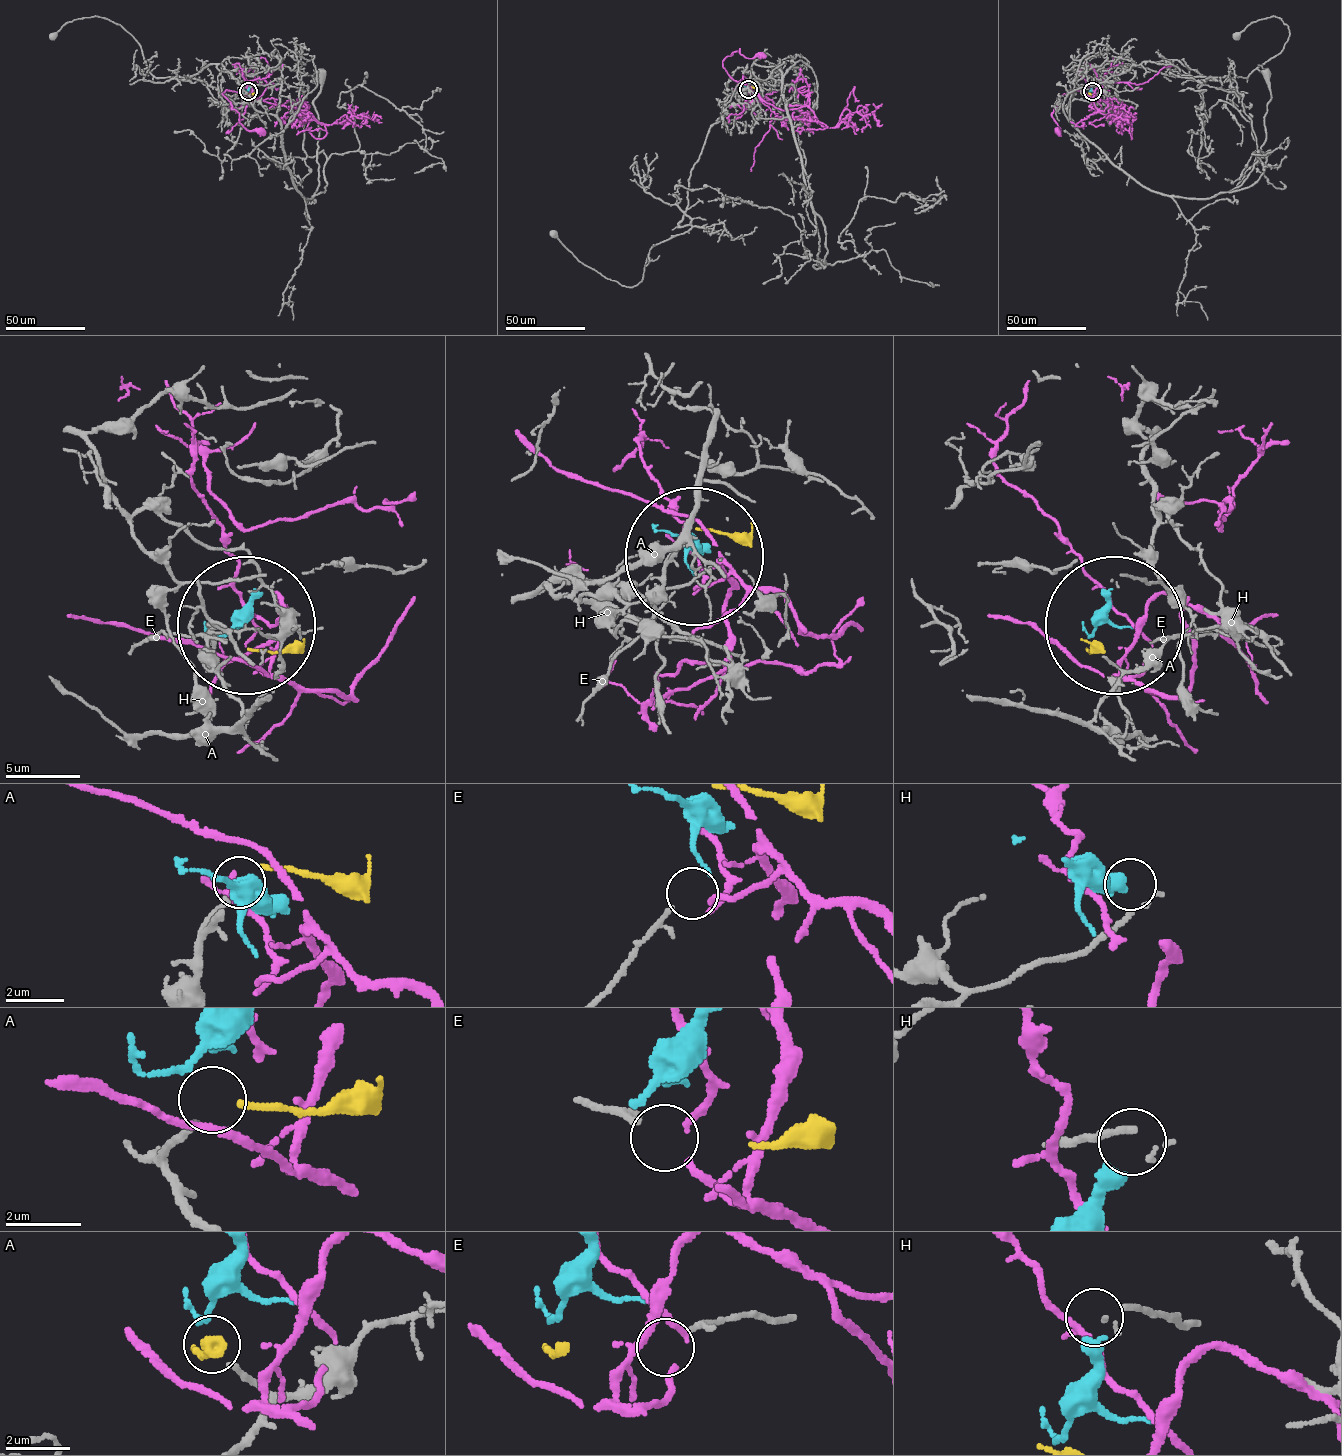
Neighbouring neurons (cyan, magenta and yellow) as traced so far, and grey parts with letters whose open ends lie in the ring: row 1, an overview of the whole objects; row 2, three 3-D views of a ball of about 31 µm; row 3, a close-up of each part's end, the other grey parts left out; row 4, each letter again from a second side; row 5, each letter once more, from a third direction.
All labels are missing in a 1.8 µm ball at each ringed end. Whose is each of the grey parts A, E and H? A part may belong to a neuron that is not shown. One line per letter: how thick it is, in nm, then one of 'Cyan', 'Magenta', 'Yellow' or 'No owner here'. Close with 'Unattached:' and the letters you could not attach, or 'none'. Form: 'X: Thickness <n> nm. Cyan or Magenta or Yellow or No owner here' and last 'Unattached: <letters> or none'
A: Thickness 180 nm. Yellow
E: Thickness 110 nm. No owner here
H: Thickness 90 nm. Cyan
Unattached: E

